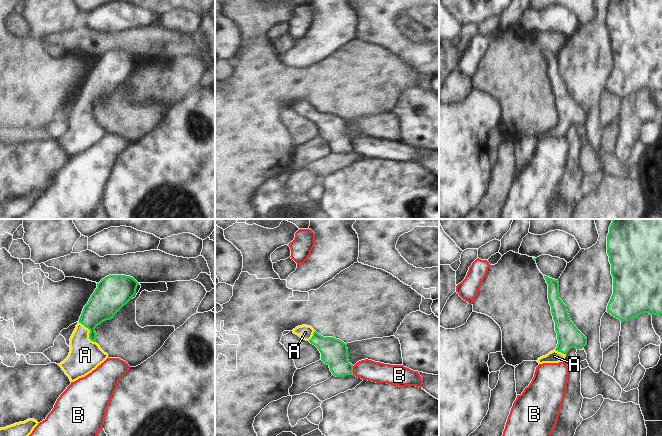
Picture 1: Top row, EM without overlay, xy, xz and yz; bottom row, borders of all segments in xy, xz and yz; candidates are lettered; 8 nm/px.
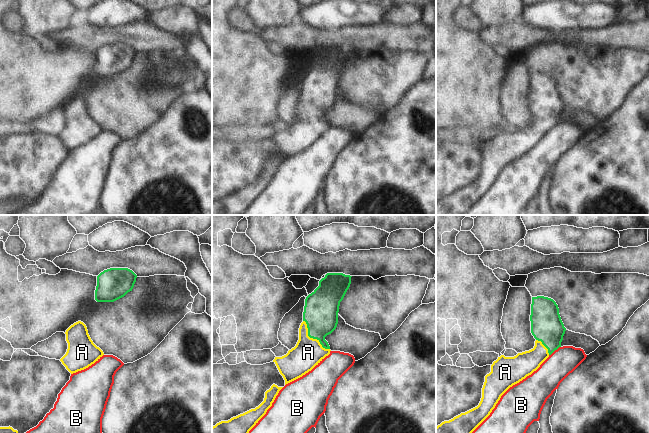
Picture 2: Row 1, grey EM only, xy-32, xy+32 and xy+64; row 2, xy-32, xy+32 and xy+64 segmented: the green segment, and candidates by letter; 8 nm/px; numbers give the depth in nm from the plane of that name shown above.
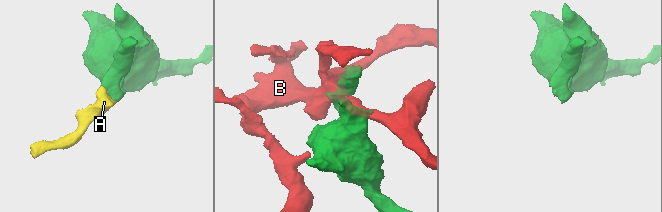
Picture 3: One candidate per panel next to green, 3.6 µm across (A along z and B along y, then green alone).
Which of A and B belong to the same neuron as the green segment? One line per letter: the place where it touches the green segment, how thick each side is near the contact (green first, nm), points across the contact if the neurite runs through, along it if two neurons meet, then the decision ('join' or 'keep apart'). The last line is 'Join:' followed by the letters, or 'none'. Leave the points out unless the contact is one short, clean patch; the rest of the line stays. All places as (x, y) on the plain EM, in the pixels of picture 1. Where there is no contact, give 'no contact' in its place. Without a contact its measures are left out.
A: contact xy (90, 108); calibres 240 and 260 nm; way xy (103, 80), (90, 94), (90, 108), (85, 113), (85, 131); join
B: contact xz (352, 146); calibres 220 and 160 nm; keep apart
Join: A

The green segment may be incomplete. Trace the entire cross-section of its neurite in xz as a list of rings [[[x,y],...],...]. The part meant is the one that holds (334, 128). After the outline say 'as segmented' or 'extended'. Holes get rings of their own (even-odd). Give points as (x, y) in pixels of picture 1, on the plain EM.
[[[307,101],[296,103],[293,109],[318,124],[321,136],[329,142],[334,152],[344,153],[353,150],[353,141],[348,136],[346,119],[334,113],[323,113]]]; extended

